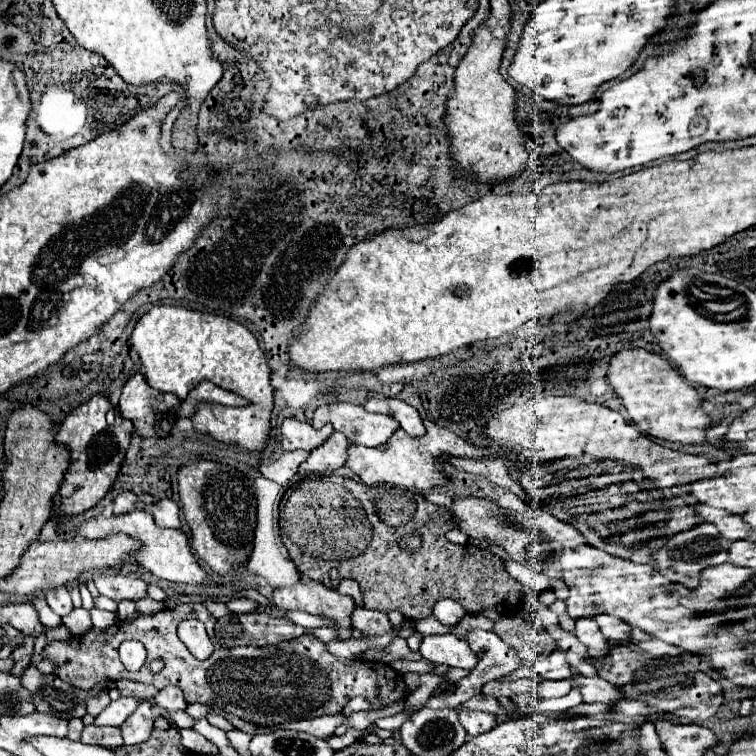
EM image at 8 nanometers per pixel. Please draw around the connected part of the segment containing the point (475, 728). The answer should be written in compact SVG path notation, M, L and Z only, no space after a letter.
M457 708L457 712L459 712L461 726L467 730L469 736L483 734L497 724L497 718L487 712L475 712L475 710L467 710L467 708Z

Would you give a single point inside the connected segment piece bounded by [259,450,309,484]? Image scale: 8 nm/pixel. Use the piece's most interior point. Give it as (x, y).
(285, 467)

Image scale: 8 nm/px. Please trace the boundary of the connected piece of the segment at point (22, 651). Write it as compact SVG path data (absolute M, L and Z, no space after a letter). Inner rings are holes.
M23 636L23 644L17 646L17 648L13 648L13 652L11 652L13 668L9 670L11 674L17 674L17 676L19 676L19 674L29 666L29 662L31 662L31 652L33 652L33 640L35 640L35 638Z

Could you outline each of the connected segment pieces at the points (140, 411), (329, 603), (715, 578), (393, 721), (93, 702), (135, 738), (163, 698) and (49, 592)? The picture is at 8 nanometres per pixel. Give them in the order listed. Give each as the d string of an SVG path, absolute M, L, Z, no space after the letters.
M141 372L133 374L123 386L119 410L121 416L131 420L141 436L165 436L173 424L151 424L151 412L165 414L179 404L179 398L169 392L151 388Z
M301 578L293 586L283 586L273 592L271 602L283 610L303 610L317 616L327 616L337 622L339 638L351 638L351 612L355 602L351 596L339 594L321 582Z
M723 564L699 572L699 586L691 590L691 596L679 598L679 604L695 612L725 610L727 604L721 600L733 594L733 572L749 572L749 570Z
M405 710L405 712L399 712L399 714L395 714L395 716L389 716L389 718L379 718L375 724L379 726L379 728L383 728L383 730L397 730L407 718L411 716L411 712L409 710Z
M101 690L99 694L91 696L89 698L89 708L87 708L87 714L91 716L97 716L105 706L109 704L109 696L107 696L107 690Z
M149 698L141 700L137 710L123 722L121 726L121 734L125 744L141 744L149 738L151 730L153 730L153 720L155 720L155 712L153 712L153 704Z
M167 686L167 688L159 690L159 694L153 696L153 704L167 708L167 710L185 710L187 708L187 702L185 702L179 686Z
M65 586L45 588L45 590L43 590L43 594L45 594L45 598L47 598L49 608L51 608L55 614L65 616L65 614L69 614L69 612L71 612L73 604L71 604L71 596L69 596L69 592L65 590Z

